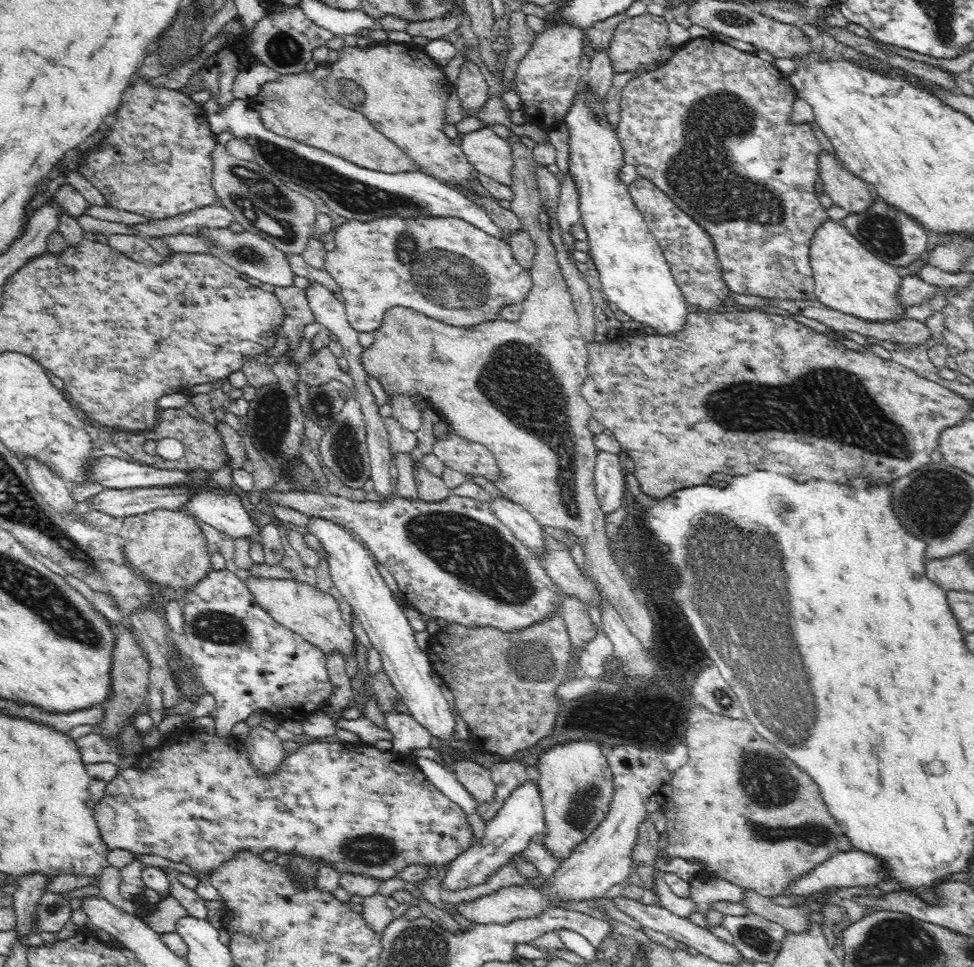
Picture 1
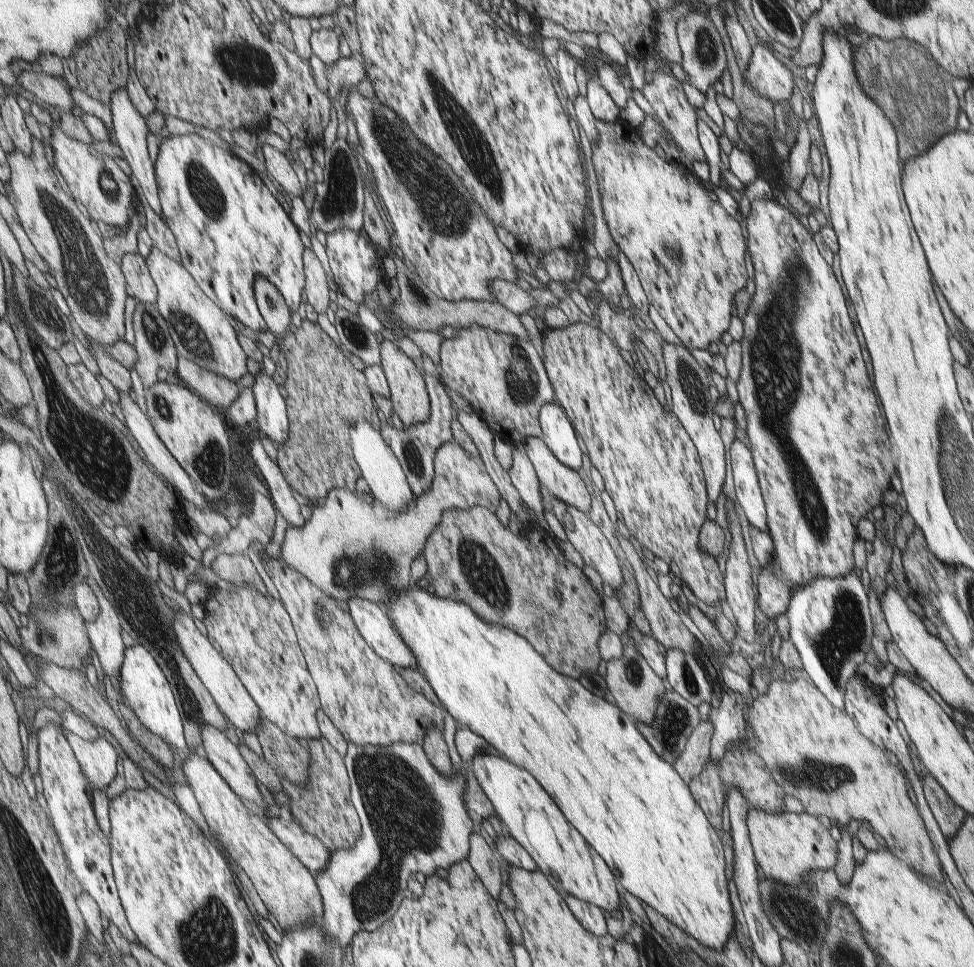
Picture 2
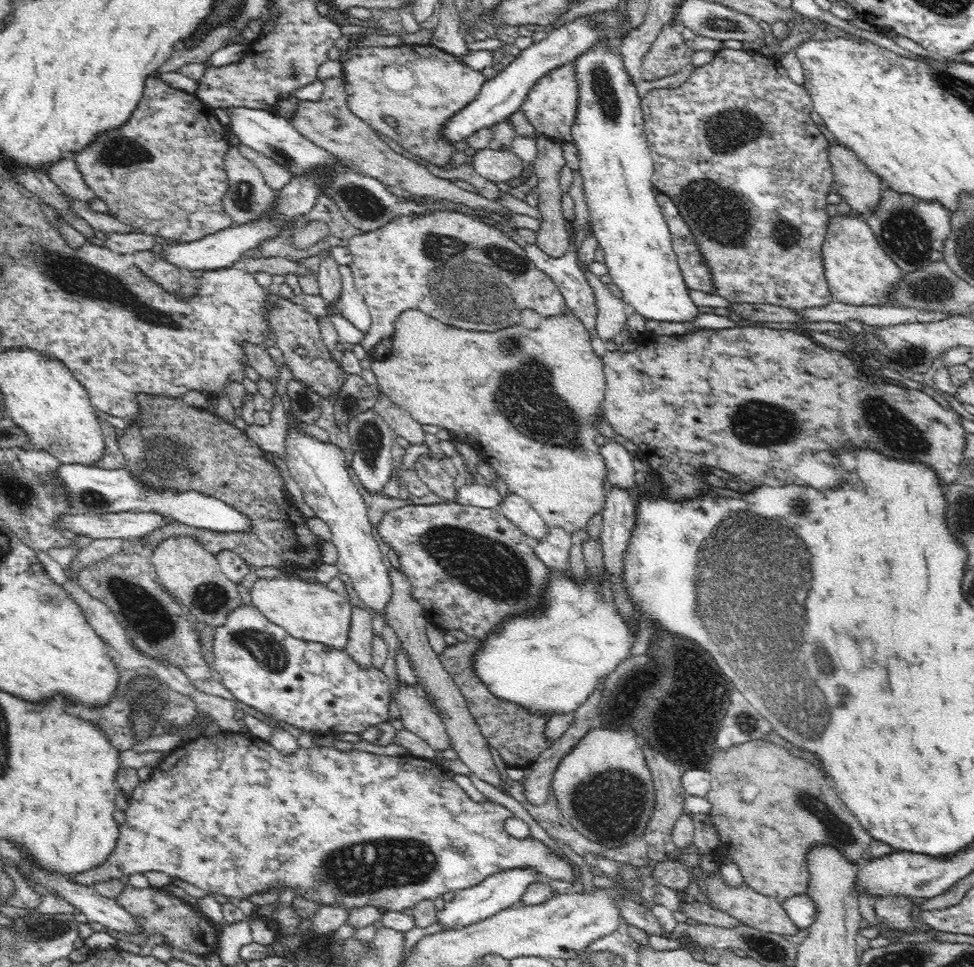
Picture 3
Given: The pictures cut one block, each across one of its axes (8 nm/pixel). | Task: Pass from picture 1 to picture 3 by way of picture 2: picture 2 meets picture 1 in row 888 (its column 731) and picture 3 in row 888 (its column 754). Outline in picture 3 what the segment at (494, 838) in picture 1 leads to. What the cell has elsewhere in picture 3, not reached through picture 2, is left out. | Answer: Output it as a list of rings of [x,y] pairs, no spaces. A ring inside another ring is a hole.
[[[506,868],[502,872],[494,872],[494,874],[488,874],[480,884],[476,886],[470,886],[470,888],[462,888],[462,890],[456,890],[452,892],[449,898],[441,901],[439,904],[444,908],[442,912],[438,912],[442,928],[445,930],[456,930],[456,928],[464,928],[464,926],[470,926],[474,922],[480,922],[480,920],[486,920],[488,916],[494,916],[496,912],[500,910],[506,910],[506,908],[512,908],[516,904],[519,904],[522,900],[524,890],[532,883],[537,882],[537,873],[529,868]]]

